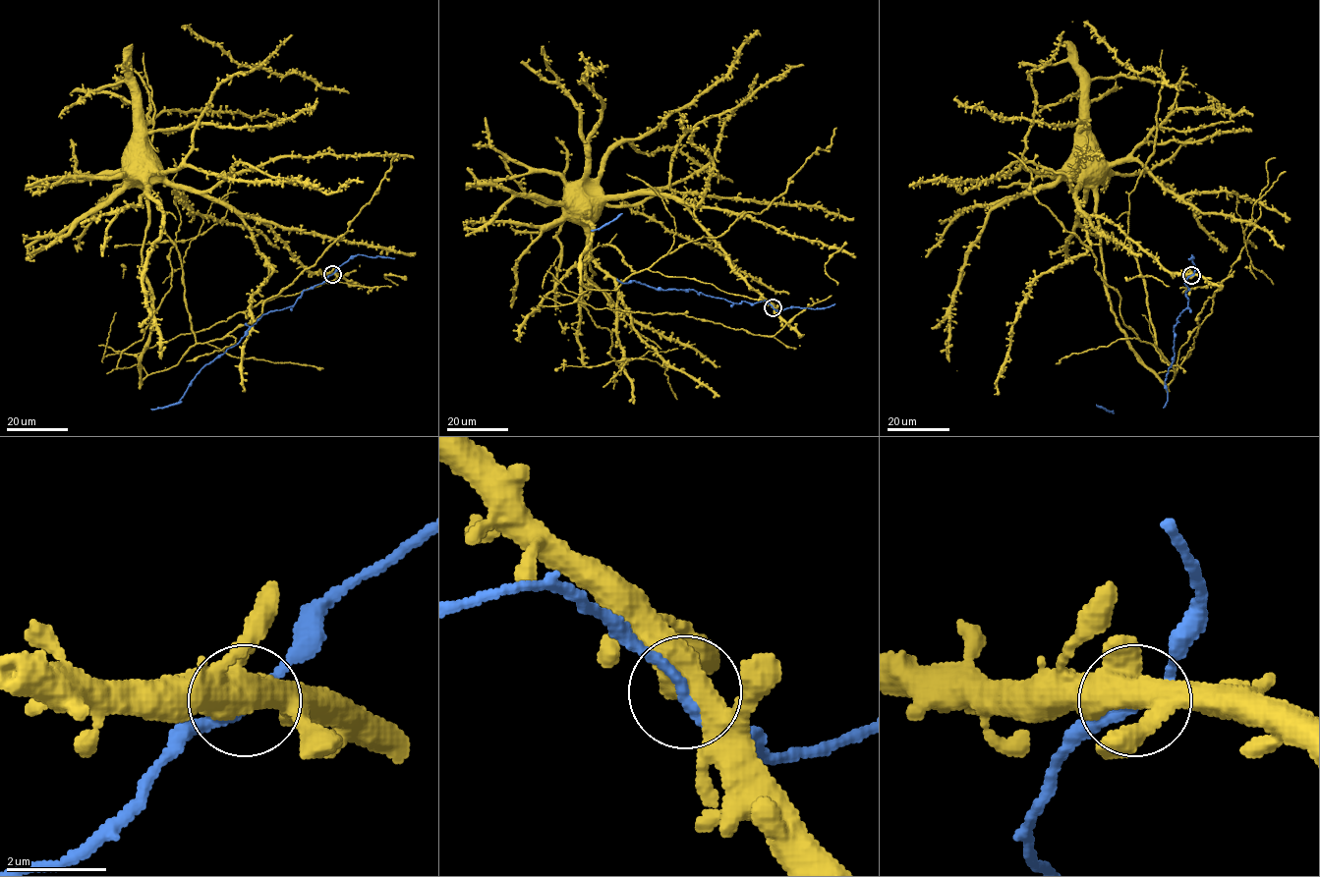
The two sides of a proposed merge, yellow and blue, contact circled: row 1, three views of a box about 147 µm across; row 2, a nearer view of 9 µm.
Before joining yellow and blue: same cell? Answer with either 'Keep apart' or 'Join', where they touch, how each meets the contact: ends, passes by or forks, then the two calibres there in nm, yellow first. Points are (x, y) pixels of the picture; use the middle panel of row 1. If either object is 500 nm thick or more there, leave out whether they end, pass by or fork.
Join. Place: (773, 307). At the ring yellow forks. At the ring blue passes by. Thickness 480 nm (yellow) against 200 nm

